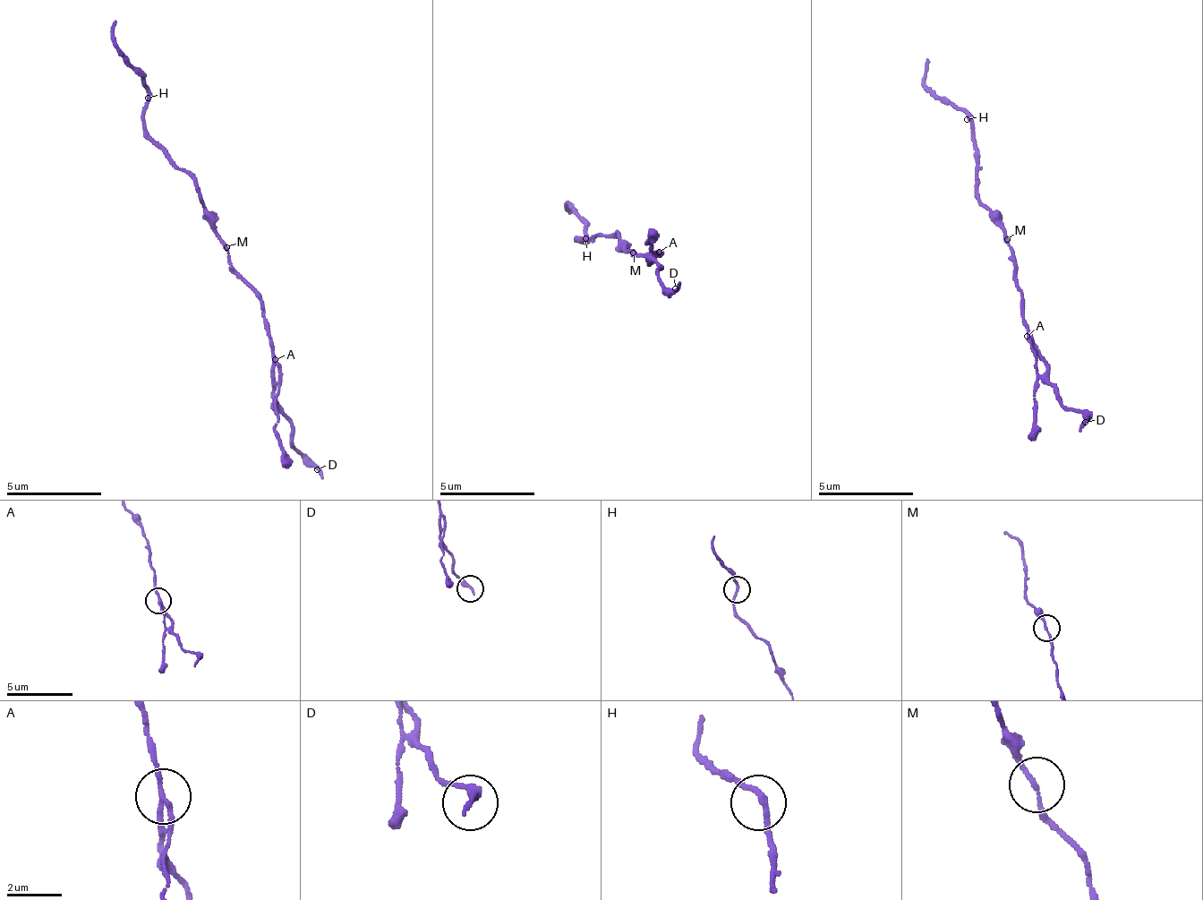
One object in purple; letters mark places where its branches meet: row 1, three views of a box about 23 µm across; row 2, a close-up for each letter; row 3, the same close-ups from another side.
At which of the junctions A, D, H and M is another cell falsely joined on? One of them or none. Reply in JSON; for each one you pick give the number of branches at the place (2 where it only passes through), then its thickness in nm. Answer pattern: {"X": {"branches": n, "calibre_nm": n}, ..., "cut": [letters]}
{"A": {"branches": 2, "calibre_nm": 200}, "cut": ["A"]}

